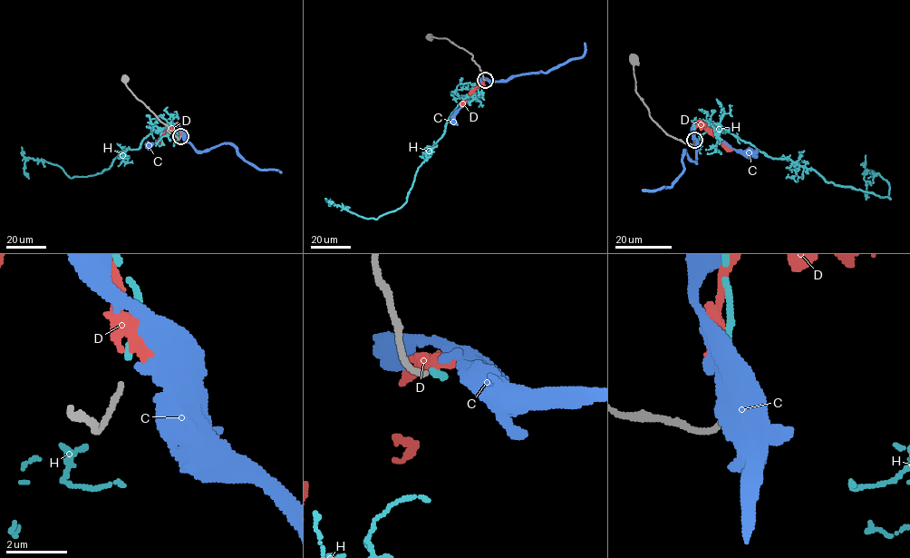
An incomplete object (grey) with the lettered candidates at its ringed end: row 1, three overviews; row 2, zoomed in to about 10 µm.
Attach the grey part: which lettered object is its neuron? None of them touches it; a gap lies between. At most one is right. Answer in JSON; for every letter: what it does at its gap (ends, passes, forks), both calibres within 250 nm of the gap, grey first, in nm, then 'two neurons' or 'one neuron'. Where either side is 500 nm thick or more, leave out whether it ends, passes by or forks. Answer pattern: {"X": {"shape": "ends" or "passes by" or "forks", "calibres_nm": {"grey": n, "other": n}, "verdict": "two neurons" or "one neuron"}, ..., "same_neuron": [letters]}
{"C": {"shape": "ends", "calibres_nm": {"grey": 160, "other": 280}, "verdict": "two neurons"}, "D": {"shape": "ends", "calibres_nm": {"grey": 160, "other": 380}, "verdict": "two neurons"}, "H": {"shape": "ends", "calibres_nm": {"grey": 160, "other": 240}, "verdict": "one neuron"}, "same_neuron": ["H"]}

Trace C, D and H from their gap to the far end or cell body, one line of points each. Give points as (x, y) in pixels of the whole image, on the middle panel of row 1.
C: (486, 79), (500, 82), (514, 75), (547, 73), (579, 58), (584, 53), (584, 43)
D: (487, 79), (465, 100), (462, 107)
H: (485, 80), (480, 79), (450, 113), (401, 207), (374, 219), (328, 202), (333, 202)

